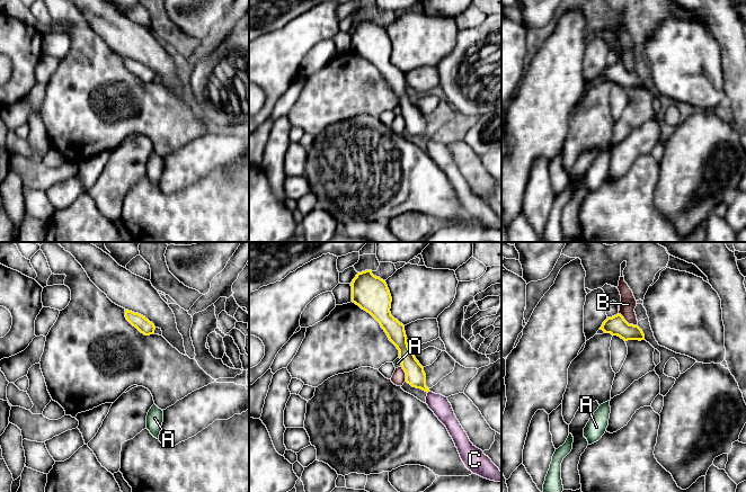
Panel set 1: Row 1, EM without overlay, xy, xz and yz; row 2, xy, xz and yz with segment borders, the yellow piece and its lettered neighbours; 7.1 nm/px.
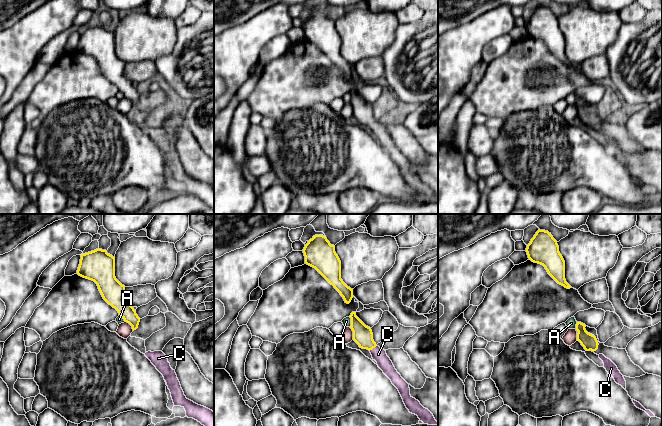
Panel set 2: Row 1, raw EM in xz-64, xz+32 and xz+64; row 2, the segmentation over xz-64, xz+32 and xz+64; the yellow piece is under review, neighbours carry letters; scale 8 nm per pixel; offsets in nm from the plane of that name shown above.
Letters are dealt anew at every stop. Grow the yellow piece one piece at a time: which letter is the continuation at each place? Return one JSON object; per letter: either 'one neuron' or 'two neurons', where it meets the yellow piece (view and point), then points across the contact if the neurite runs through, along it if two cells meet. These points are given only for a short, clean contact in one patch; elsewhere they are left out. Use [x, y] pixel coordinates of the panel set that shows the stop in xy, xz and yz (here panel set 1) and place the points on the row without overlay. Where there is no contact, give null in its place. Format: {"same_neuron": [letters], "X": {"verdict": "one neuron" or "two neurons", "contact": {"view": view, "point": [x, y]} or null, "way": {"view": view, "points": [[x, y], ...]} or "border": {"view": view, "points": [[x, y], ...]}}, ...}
{"same_neuron": ["C"], "A": {"verdict": "two neurons", "contact": {"view": "xz", "point": [401, 109]}, "border": {"view": "xz", "points": [[399, 105], [401, 114]]}}, "B": {"verdict": "two neurons", "contact": {"view": "yz", "point": [627, 70]}, "border": {"view": "yz", "points": [[618, 61], [629, 71], [637, 73]]}}, "C": {"verdict": "one neuron", "contact": null}}

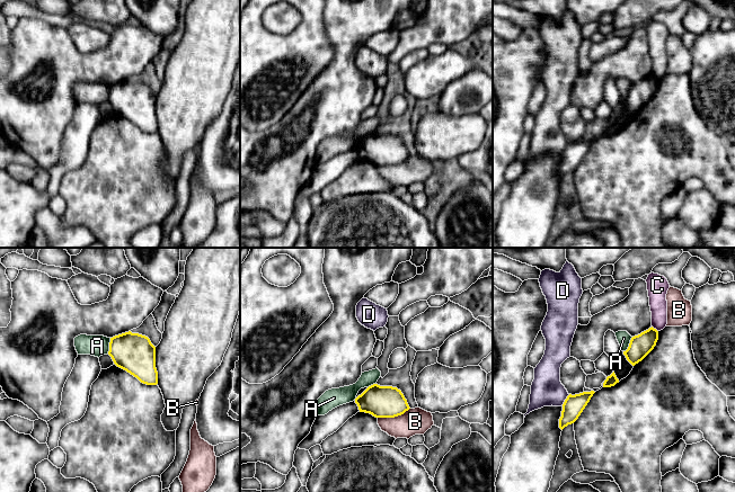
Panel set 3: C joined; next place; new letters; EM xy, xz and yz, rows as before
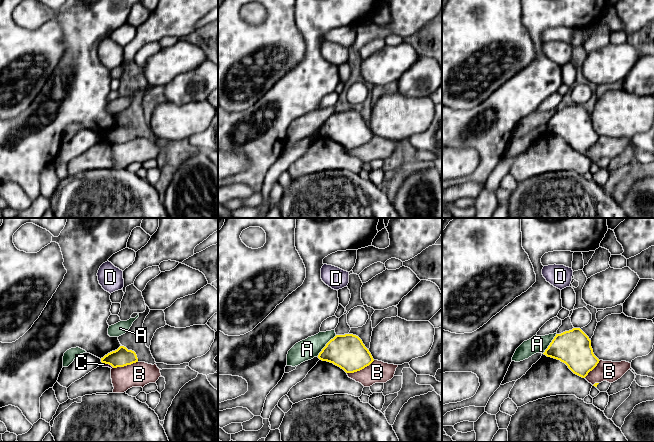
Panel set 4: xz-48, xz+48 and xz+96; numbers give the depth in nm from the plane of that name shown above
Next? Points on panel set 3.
{"same_neuron": [], "A": {"verdict": "two neurons", "contact": {"view": "yz", "point": [629, 92]}, "border": {"view": "yz", "points": [[632, 85], [629, 94], [623, 99]]}}, "B": {"verdict": "two neurons", "contact": {"view": "xz", "point": [393, 164]}}, "C": {"verdict": "two neurons", "contact": {"view": "yz", "point": [655, 77]}, "border": {"view": "yz", "points": [[652, 73], [657, 79]]}}, "D": {"verdict": "two neurons", "contact": {"view": "yz", "point": [565, 148]}}}

